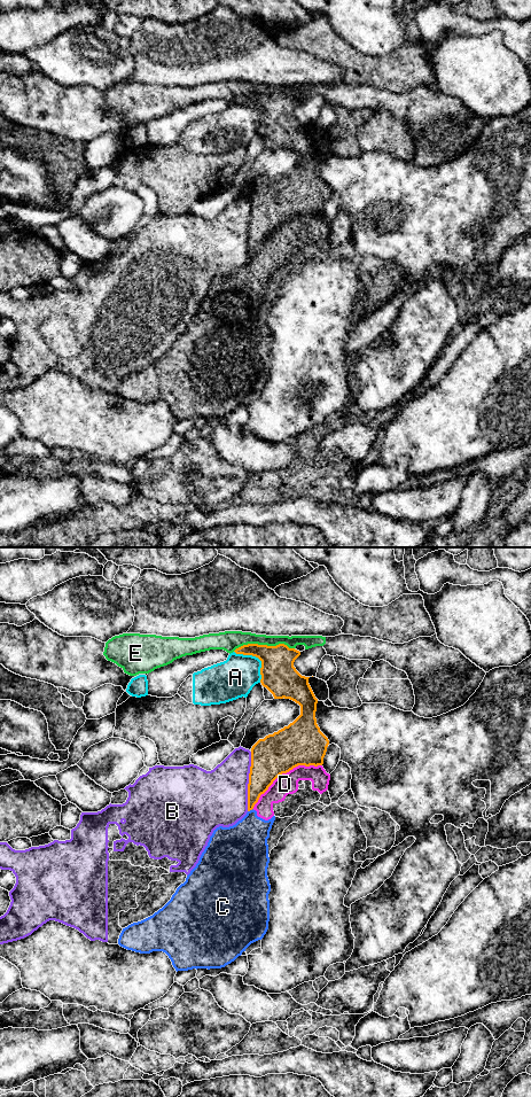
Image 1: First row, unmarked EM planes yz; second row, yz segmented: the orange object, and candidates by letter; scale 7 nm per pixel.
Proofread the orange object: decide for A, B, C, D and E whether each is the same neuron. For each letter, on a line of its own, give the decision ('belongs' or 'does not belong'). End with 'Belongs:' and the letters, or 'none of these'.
A: does not belong
B: does not belong
C: does not belong
D: does not belong
E: does not belong
Belongs: none of these

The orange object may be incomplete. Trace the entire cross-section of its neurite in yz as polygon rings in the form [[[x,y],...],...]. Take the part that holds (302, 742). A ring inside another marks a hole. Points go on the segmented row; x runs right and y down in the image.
[[[248,644],[234,651],[261,661],[260,683],[274,699],[290,699],[300,706],[300,715],[288,726],[259,739],[251,748],[248,784],[248,811],[282,773],[298,765],[322,765],[329,745],[317,724],[315,698],[309,678],[294,667],[300,652],[284,644],[276,646]]]

